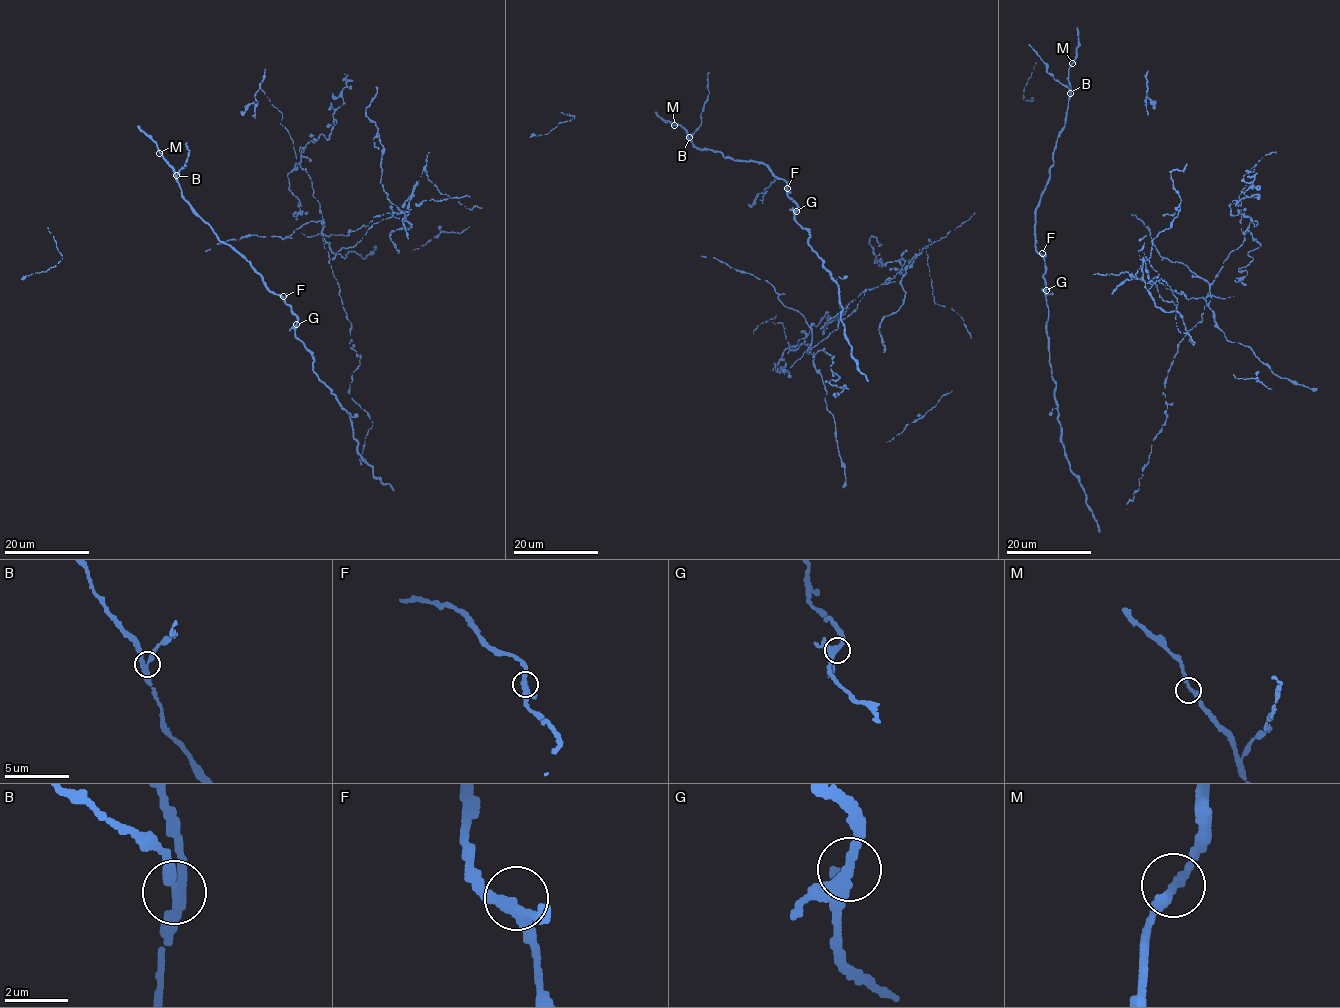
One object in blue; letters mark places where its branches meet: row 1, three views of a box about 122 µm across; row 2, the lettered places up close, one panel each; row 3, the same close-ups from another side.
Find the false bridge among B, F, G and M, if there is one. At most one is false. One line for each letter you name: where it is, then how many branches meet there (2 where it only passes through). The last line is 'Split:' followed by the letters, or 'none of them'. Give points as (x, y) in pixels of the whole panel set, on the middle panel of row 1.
B: place (689, 137); branches 3
Split: B

